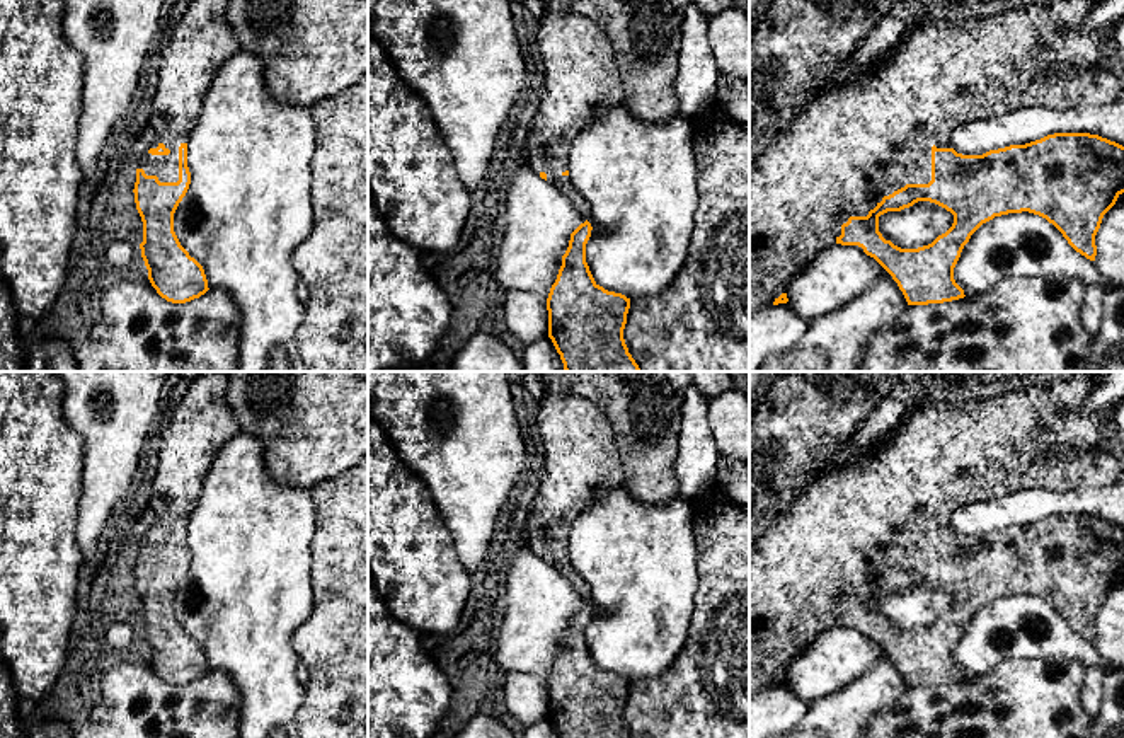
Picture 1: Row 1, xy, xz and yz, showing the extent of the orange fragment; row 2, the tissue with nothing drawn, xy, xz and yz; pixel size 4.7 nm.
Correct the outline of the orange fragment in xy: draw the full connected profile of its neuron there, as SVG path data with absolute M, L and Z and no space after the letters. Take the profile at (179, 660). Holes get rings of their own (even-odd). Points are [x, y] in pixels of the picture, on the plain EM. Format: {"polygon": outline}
{"polygon": "M201 372L179 395L177 404L170 407L165 426L155 440L158 469L150 494L150 510L155 520L148 535L135 545L136 564L133 574L143 603L141 639L152 668L172 685L191 683L209 672L203 648L189 637L174 614L174 595L191 566L187 522L203 481L221 447L242 431L228 406L227 387L227 372Z"}

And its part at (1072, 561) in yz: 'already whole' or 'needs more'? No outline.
needs more

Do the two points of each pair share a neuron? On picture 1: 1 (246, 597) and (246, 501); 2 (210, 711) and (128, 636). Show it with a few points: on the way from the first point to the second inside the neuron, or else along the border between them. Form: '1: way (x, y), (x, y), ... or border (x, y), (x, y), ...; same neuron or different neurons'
1: way (246, 573), (246, 525); same neuron
2: border (116, 655), (140, 655), (147, 660); different neurons

